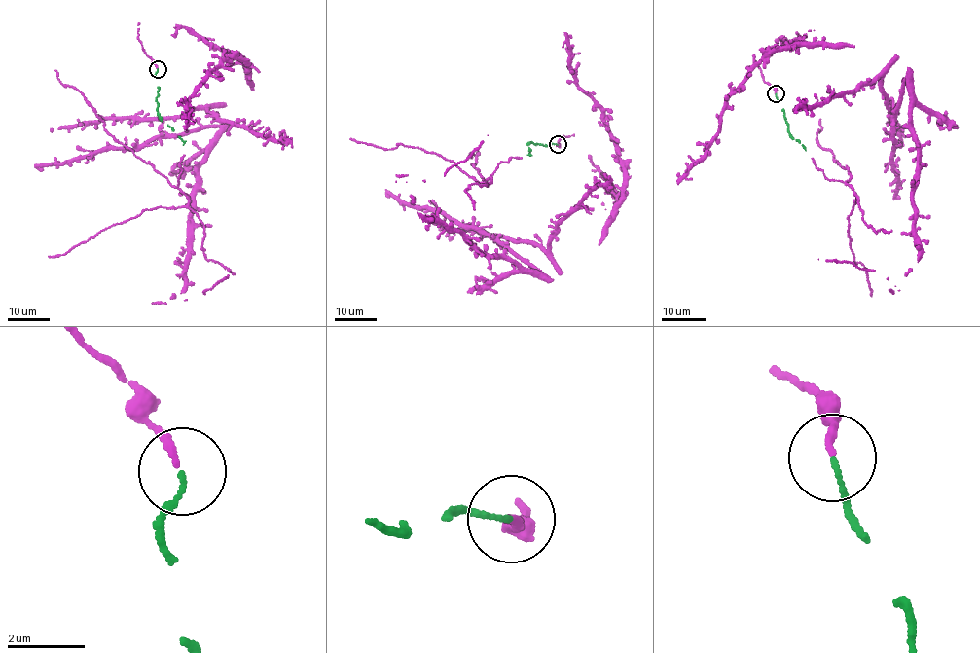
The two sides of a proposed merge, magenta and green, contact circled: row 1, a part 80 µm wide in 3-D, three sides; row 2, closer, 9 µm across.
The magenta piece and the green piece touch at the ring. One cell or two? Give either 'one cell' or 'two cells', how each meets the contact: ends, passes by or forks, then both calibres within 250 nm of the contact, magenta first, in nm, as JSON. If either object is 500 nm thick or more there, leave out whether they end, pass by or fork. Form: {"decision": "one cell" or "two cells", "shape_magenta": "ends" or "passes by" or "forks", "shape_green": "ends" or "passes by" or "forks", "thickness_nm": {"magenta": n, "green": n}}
{"decision": "one cell", "shape_magenta": "ends", "shape_green": "ends", "thickness_nm": {"magenta": 150, "green": 110}}

